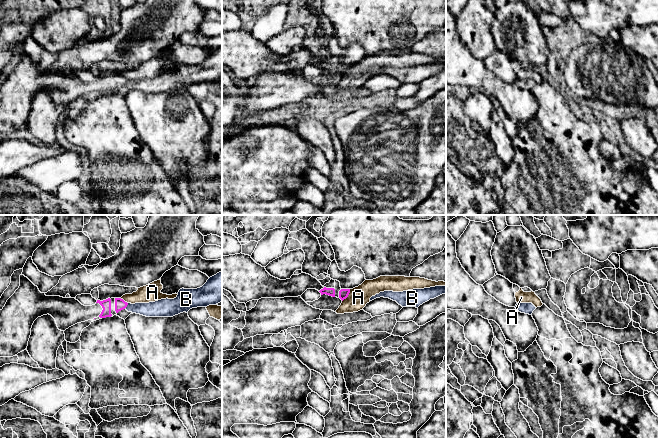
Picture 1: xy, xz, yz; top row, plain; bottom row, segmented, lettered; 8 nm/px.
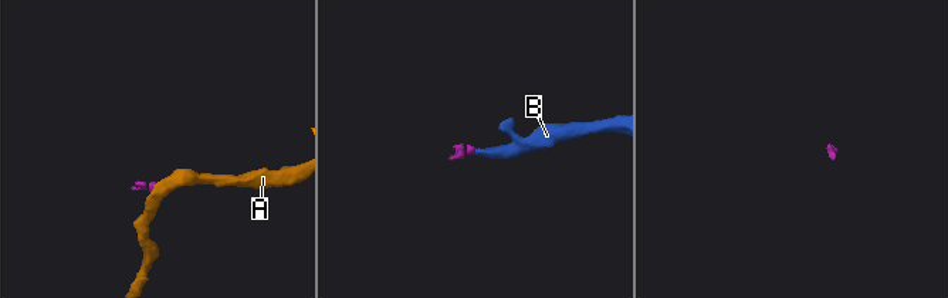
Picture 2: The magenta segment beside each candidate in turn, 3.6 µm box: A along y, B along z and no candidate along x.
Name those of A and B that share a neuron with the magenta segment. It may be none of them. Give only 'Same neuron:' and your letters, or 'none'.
Same neuron: B

